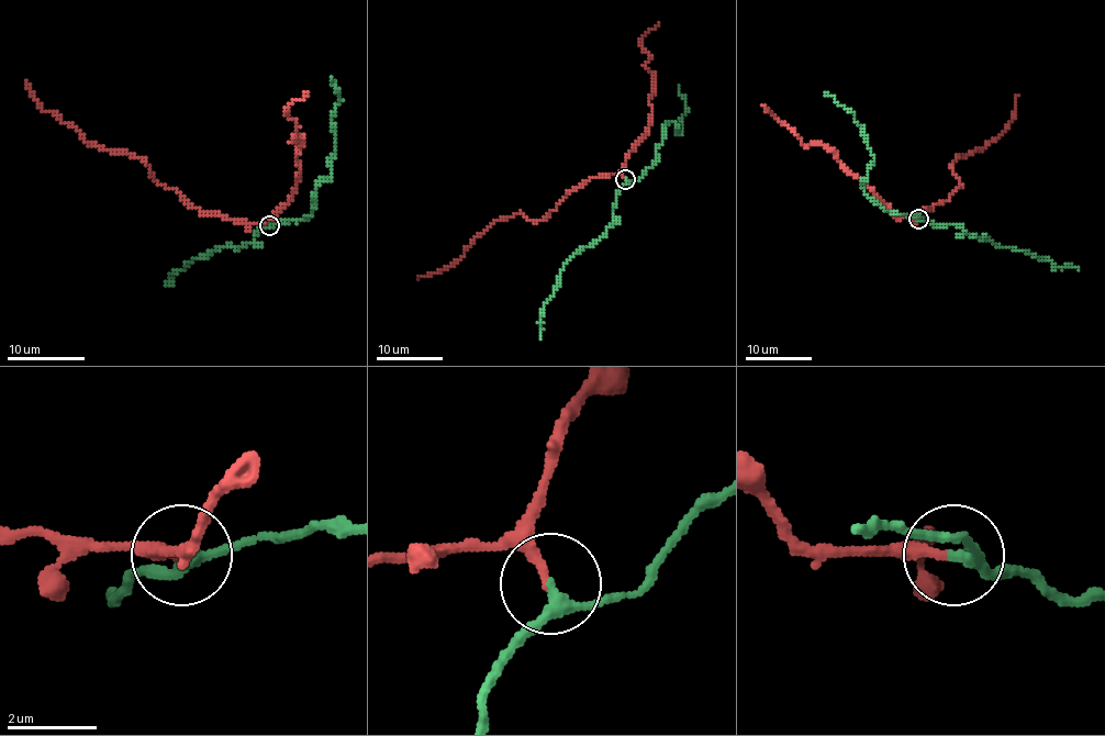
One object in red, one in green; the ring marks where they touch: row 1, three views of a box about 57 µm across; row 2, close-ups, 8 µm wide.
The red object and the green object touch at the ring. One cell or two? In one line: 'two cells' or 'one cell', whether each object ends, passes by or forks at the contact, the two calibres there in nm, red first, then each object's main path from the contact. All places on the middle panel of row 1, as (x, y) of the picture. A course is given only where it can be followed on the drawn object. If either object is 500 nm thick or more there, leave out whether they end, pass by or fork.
two cells; red ends there; green passes by; 240 nm thick on the red side, 280 nm on the other; red runs (625, 180), (620, 175), (589, 178), (539, 221), (517, 213), (490, 224), (464, 256), (417, 279); green runs (625, 180), (636, 181), (653, 164), (665, 124), (682, 132), (679, 119), (685, 114), (685, 102), (678, 86)

